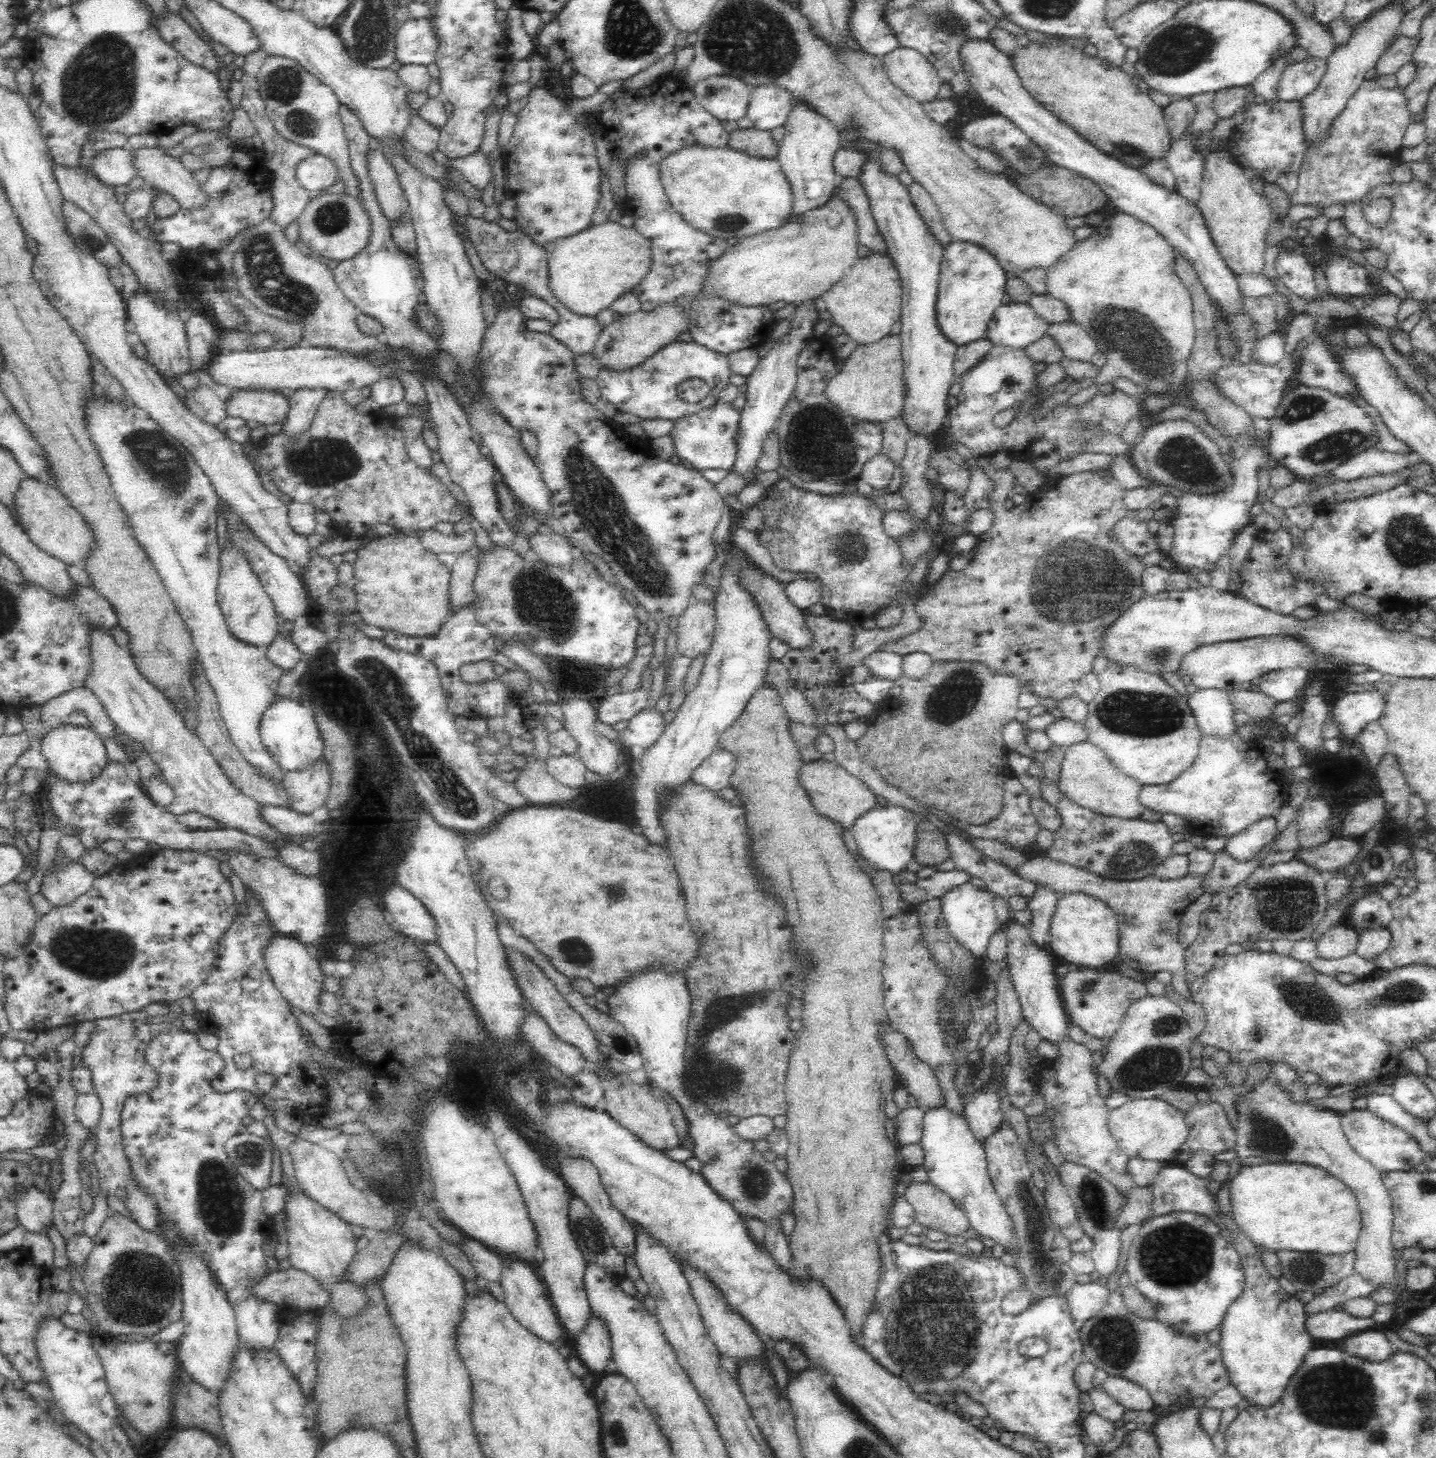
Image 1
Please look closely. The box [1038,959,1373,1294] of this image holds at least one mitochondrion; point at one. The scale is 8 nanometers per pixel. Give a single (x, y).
(1180, 1254)

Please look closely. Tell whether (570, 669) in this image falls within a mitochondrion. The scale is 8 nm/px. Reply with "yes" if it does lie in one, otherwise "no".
yes

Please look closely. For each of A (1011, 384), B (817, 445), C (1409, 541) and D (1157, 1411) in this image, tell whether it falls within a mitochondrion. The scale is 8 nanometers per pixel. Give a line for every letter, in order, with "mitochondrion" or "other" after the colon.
A: mitochondrion
B: mitochondrion
C: mitochondrion
D: other

